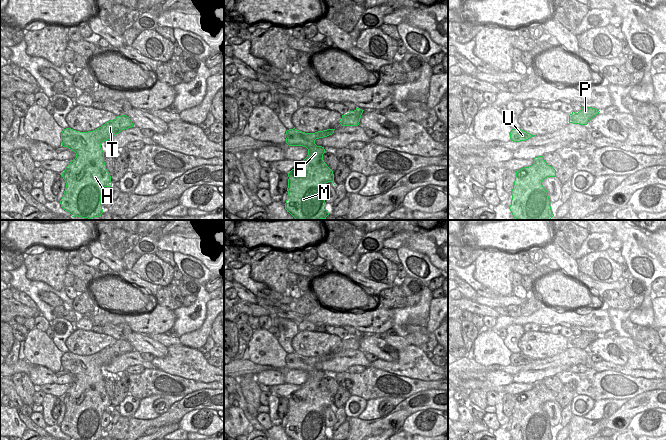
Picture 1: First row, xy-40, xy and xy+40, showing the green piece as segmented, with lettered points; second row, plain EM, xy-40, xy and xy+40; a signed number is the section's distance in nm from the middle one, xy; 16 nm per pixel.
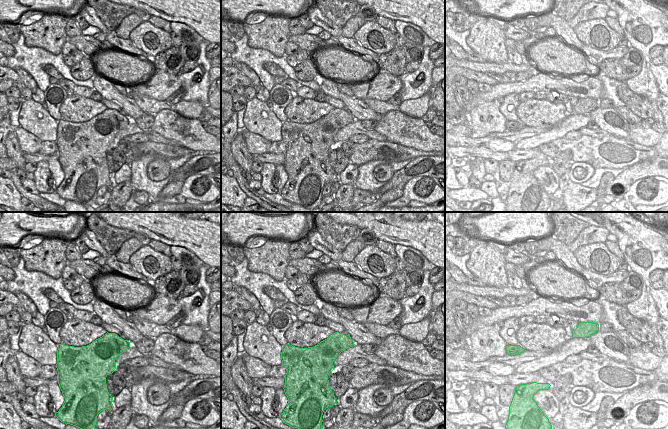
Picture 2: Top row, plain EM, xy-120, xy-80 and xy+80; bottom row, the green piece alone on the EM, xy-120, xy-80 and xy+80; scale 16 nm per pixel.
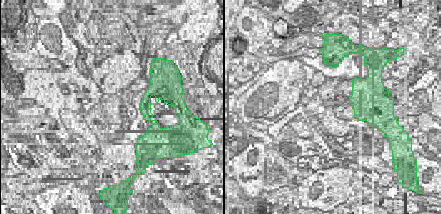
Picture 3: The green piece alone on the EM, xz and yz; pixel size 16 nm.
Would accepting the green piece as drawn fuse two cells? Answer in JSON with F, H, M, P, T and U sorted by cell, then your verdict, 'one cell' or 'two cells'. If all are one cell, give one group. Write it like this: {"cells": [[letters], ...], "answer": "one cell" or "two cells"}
{"cells": [["F", "H", "M", "P", "T", "U"]], "answer": "one cell"}

